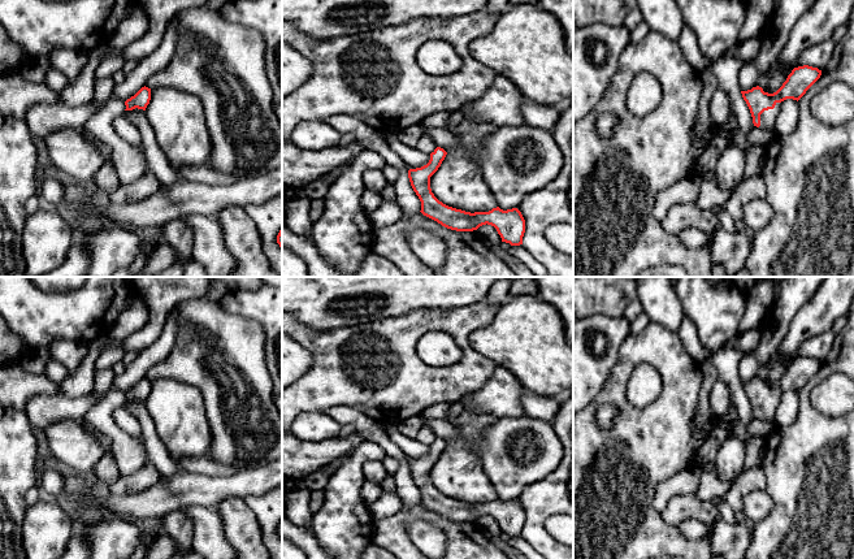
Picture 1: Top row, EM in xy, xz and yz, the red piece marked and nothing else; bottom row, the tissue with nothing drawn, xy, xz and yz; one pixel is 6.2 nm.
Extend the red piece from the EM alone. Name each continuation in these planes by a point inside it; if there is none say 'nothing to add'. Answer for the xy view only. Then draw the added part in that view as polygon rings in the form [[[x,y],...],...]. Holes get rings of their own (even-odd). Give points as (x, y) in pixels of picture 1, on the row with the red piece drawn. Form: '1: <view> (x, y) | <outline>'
nothing to add

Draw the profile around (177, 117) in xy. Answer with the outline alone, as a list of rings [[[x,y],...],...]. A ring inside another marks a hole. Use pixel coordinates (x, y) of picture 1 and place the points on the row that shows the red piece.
[[[169,86],[151,88],[146,116],[175,172],[209,164],[212,142],[198,96]]]

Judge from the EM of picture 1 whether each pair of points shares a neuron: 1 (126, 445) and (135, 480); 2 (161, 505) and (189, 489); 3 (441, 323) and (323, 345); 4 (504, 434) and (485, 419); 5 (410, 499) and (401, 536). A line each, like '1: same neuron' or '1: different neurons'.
1: different neurons
2: same neuron
3: same neuron
4: different neurons
5: different neurons

